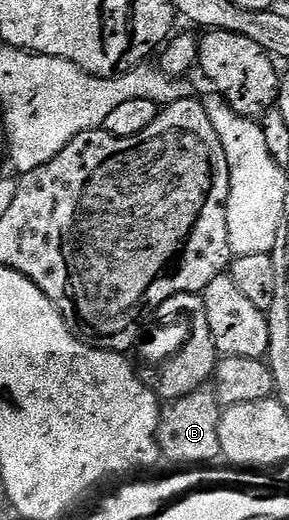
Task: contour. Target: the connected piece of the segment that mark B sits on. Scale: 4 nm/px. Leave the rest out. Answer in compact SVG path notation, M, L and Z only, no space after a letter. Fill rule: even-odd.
M209 386L168 401L161 409L161 421L157 427L157 445L161 447L161 456L173 464L185 464L181 466L201 466L197 464L209 464L218 459L221 456L219 422L222 411L216 391Z

